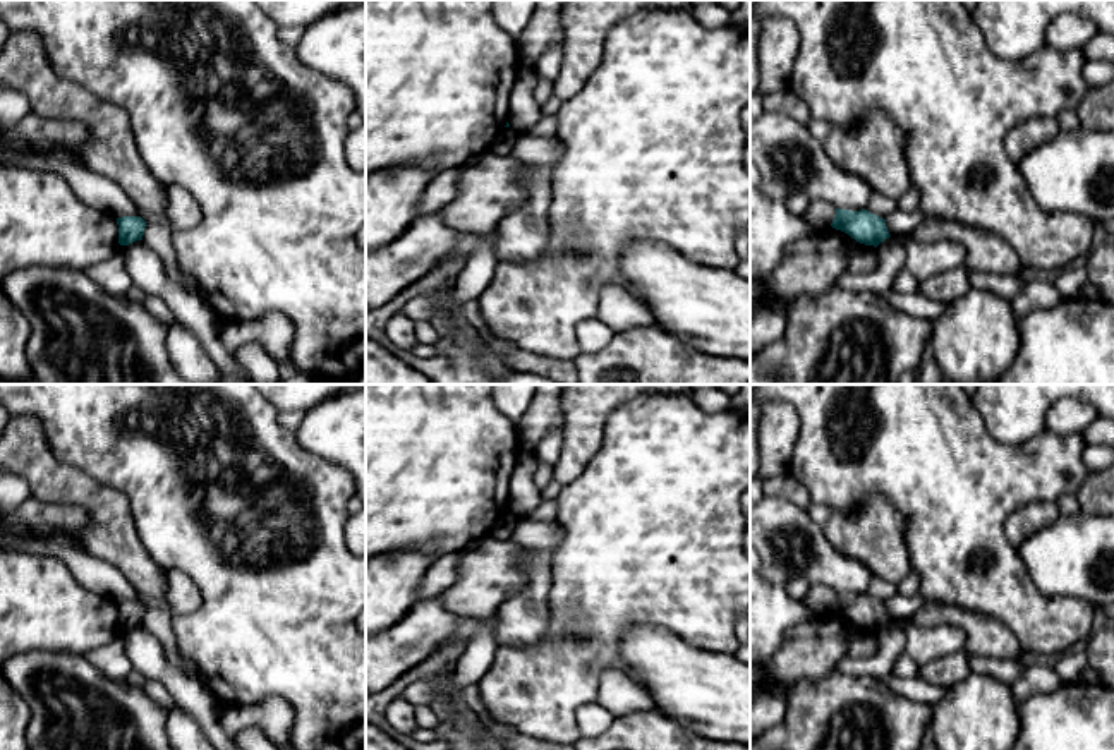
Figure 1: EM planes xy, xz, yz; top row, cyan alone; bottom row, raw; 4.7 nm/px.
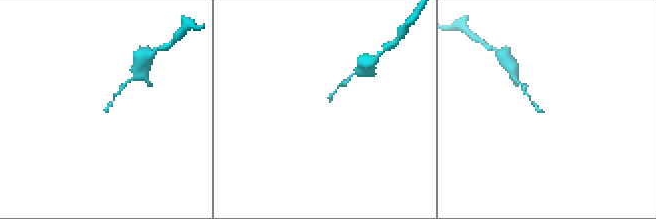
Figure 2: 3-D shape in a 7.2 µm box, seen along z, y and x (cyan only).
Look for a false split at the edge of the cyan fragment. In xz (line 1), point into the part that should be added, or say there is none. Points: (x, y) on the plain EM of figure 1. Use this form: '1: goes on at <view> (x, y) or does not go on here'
1: does not go on here

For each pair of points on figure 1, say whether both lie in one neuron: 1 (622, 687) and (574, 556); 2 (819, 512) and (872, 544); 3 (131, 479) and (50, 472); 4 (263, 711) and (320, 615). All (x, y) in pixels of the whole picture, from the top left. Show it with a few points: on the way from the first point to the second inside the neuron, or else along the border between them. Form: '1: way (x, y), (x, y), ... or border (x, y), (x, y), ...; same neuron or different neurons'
1: border (635, 683), (620, 671), (605, 670), (596, 701); different neurons
2: way (833, 522), (850, 534), (859, 534); same neuron
3: border (54, 457), (115, 488), (124, 496); different neurons
4: border (232, 704), (282, 697), (290, 706), (290, 731); different neurons

